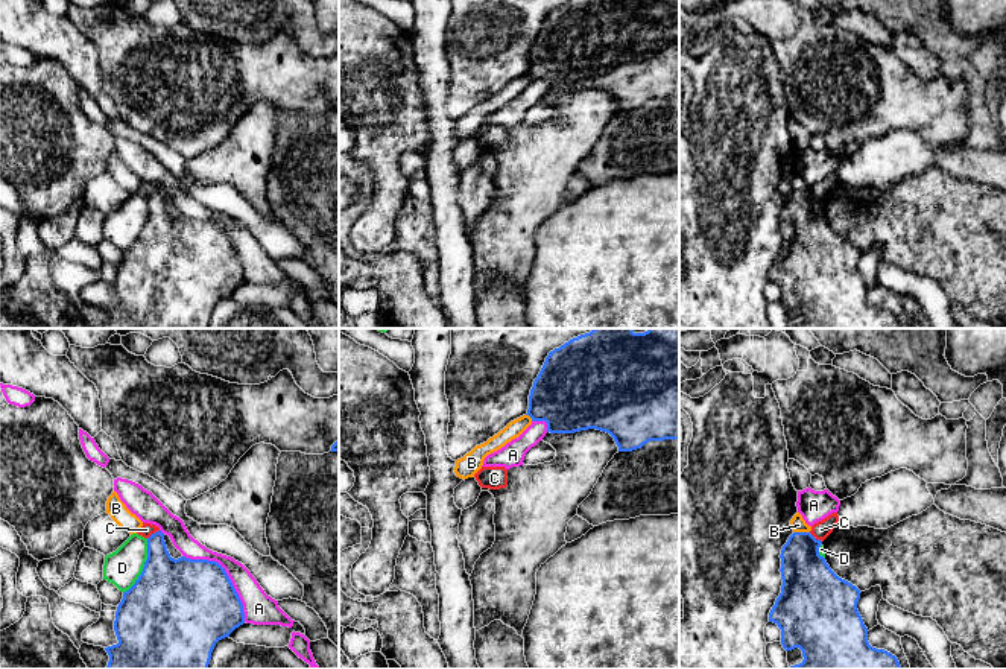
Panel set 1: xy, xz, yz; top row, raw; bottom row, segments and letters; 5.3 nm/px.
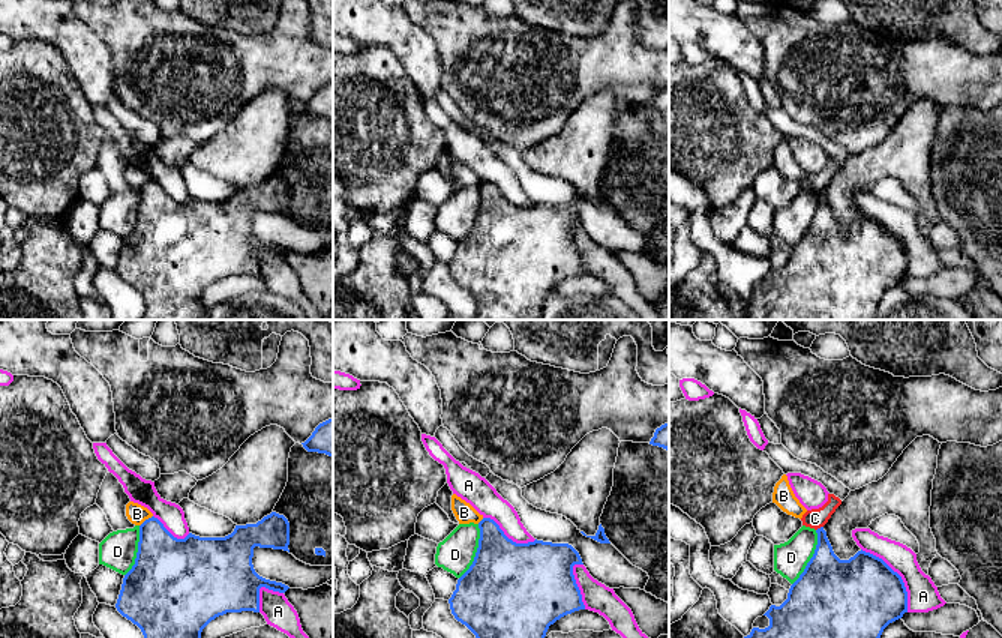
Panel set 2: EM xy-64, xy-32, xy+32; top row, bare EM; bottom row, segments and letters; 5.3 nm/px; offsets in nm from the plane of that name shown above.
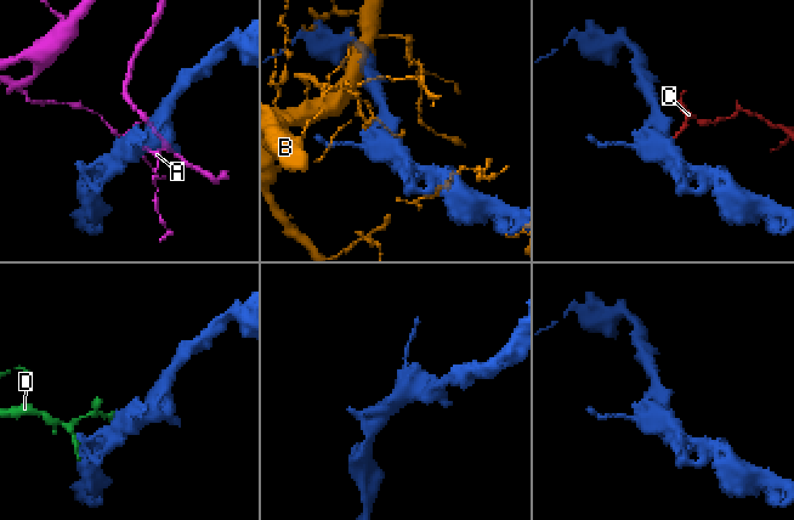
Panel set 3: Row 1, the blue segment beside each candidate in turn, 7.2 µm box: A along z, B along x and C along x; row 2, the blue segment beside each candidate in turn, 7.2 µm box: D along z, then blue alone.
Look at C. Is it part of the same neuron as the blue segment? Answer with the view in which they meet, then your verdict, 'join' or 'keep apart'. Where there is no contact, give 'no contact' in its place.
yz | keep apart

